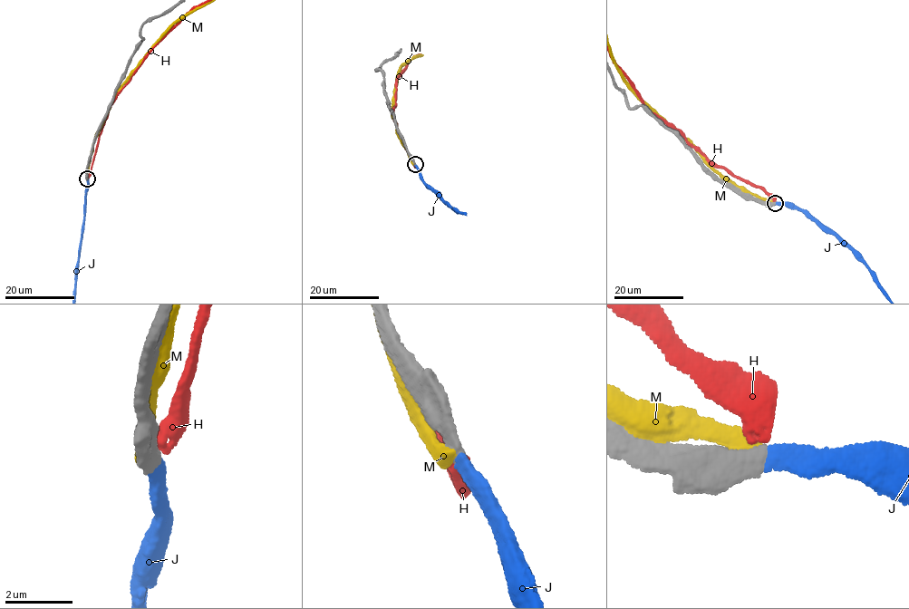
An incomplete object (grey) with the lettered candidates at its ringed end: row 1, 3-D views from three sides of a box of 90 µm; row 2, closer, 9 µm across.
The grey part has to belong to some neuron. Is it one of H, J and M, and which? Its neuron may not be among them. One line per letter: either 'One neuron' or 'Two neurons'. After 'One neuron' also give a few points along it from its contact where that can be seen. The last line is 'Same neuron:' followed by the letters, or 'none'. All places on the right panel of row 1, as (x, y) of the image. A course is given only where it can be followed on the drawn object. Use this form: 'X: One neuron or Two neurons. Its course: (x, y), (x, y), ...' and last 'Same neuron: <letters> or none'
H: Two neurons
J: One neuron
M: Two neurons
Same neuron: J

